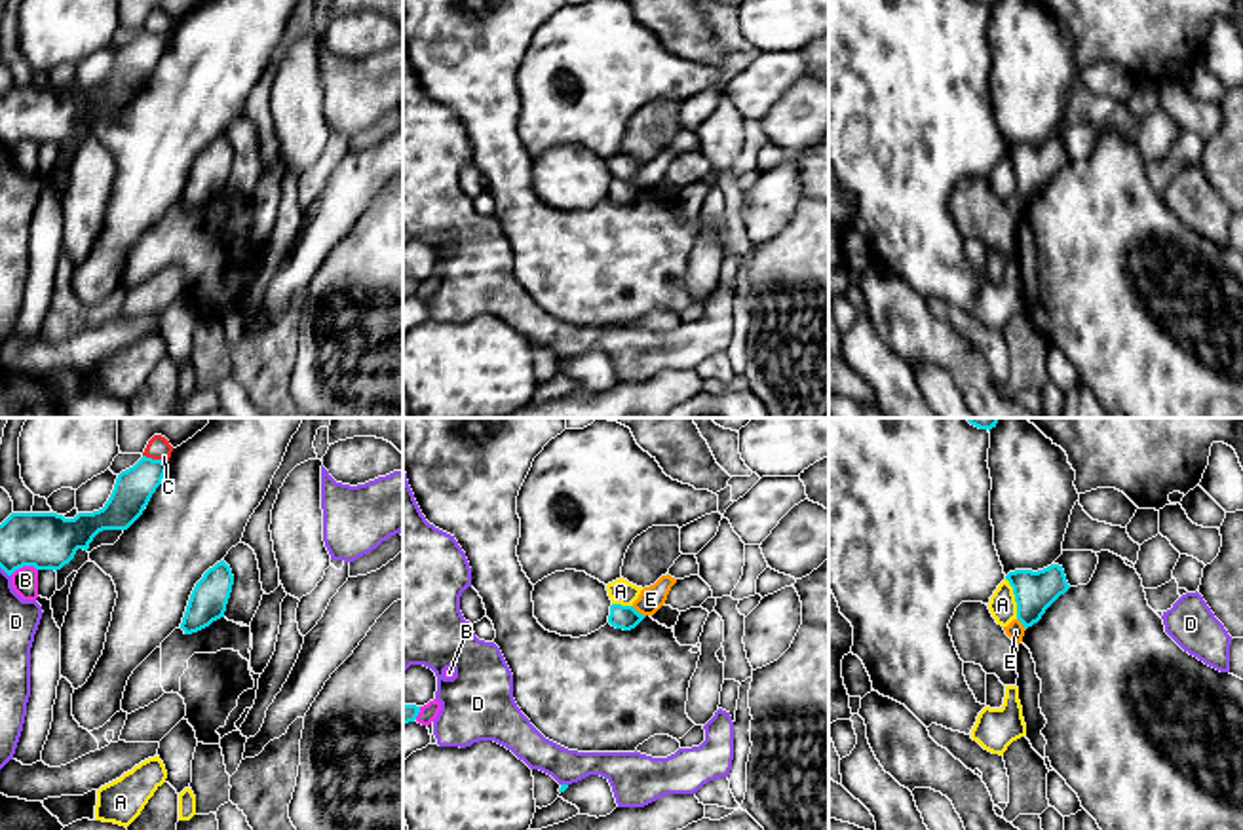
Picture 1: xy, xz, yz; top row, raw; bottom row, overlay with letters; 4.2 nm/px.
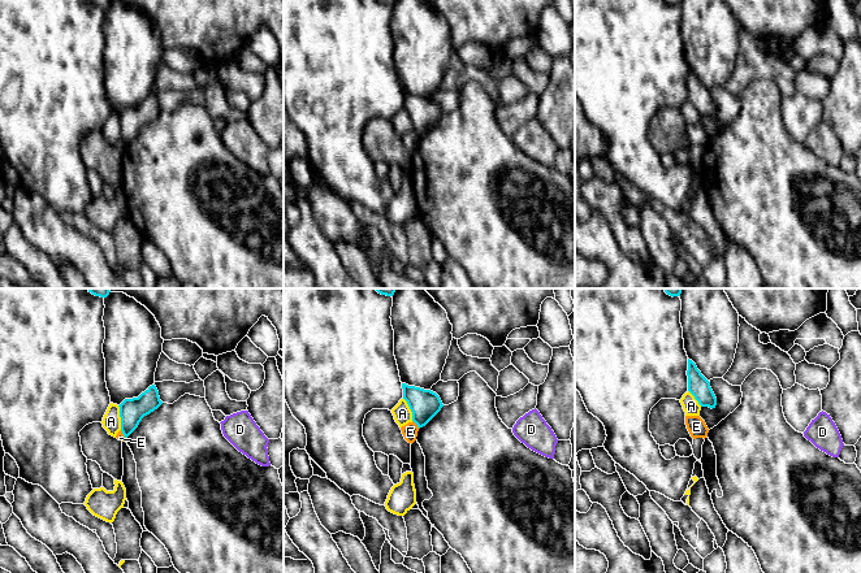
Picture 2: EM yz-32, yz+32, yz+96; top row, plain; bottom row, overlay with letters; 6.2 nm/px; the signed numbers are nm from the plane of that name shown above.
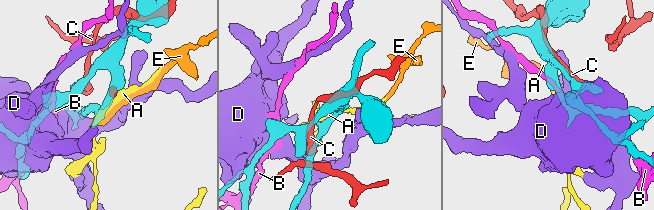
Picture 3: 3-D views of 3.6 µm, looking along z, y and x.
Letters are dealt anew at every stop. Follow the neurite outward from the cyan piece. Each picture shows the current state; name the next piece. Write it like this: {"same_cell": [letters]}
{"same_cell": []}

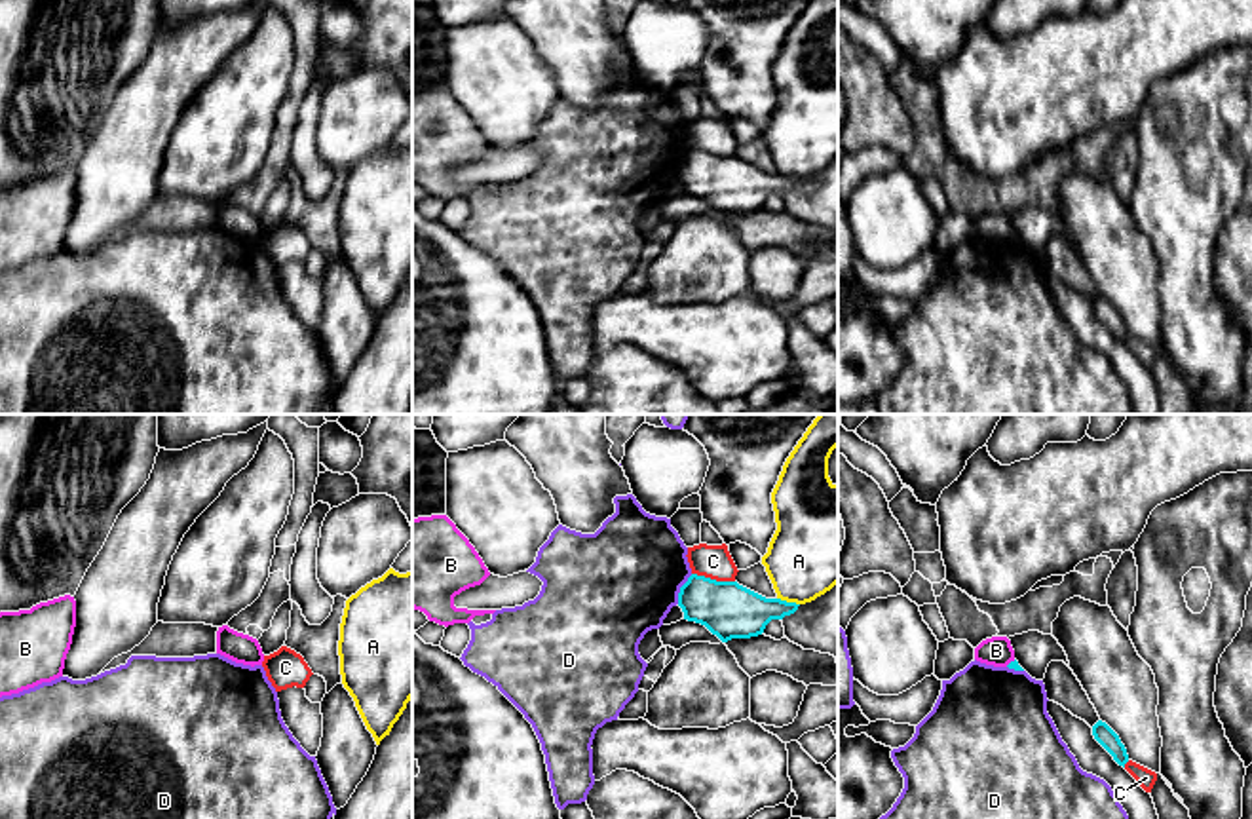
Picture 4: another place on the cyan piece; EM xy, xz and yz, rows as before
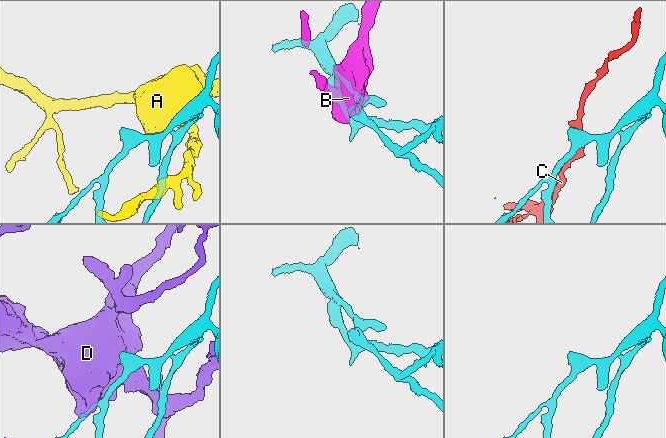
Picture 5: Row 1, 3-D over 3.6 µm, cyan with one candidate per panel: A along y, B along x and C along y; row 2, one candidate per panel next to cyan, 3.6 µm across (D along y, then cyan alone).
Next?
{"same_cell": []}

